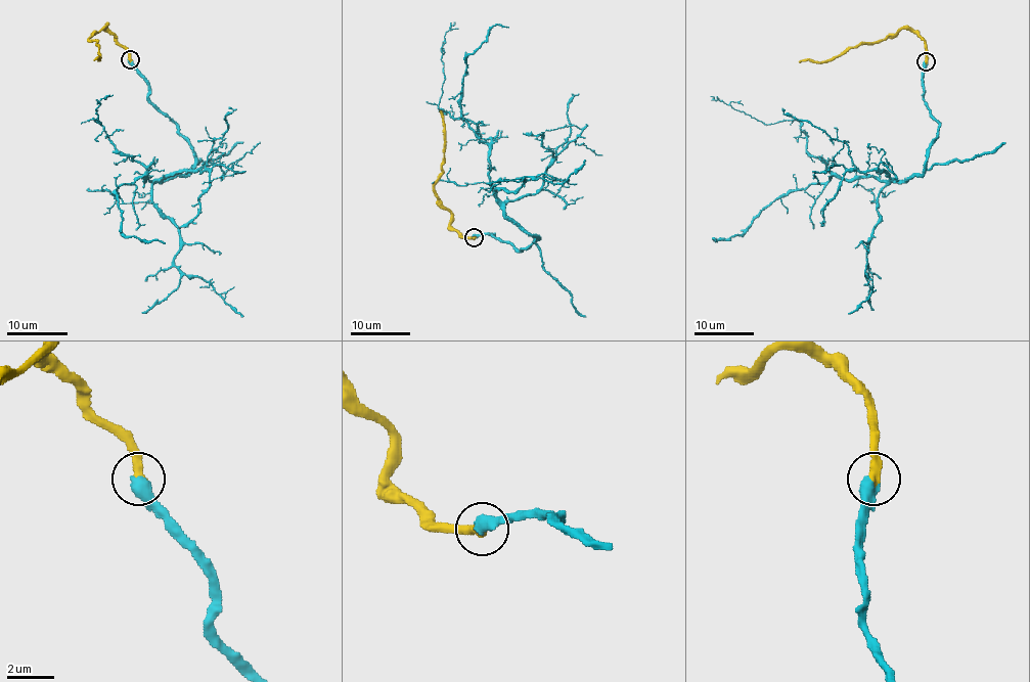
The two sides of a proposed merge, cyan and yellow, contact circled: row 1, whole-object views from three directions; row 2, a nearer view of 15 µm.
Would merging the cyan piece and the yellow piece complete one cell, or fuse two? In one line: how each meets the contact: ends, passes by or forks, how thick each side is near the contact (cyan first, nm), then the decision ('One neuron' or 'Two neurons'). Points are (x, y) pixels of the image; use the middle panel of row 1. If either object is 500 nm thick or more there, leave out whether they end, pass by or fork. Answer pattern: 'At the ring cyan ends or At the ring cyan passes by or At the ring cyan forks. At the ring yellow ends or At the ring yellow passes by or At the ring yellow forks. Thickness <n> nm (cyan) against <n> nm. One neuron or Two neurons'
Thickness 550 nm (cyan) against 440 nm. One neuron

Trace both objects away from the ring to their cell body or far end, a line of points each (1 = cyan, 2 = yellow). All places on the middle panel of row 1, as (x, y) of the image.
1: (473, 237), (492, 234), (518, 249), (537, 237), (495, 195), (489, 139), (439, 107), (442, 46), (455, 23)
2: (475, 237), (462, 236), (450, 224), (450, 213), (434, 188), (442, 172), (445, 142), (440, 110)

